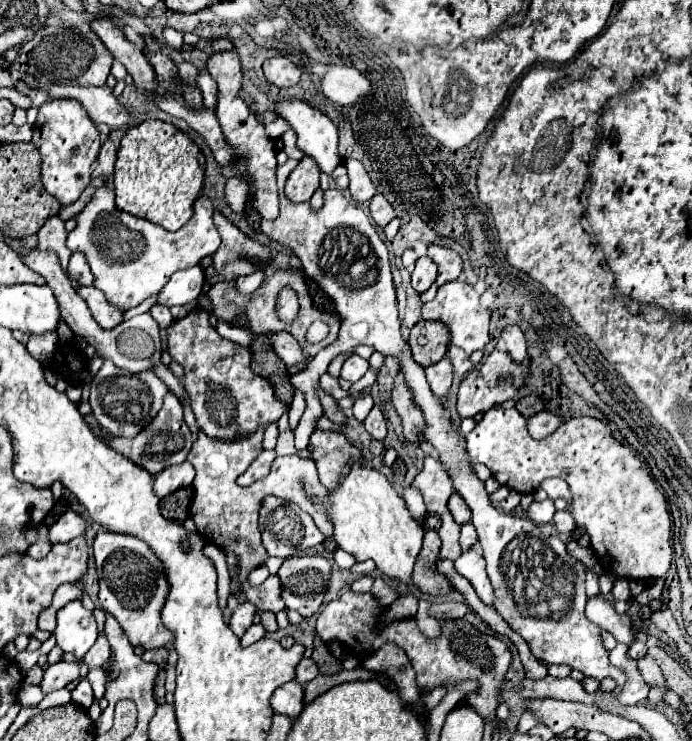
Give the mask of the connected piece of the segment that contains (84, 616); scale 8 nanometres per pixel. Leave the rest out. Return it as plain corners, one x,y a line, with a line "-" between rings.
76,599
58,609
54,637
62,651
68,651
76,659
82,659
86,651
94,645
96,635
96,619
88,609
84,609
82,601

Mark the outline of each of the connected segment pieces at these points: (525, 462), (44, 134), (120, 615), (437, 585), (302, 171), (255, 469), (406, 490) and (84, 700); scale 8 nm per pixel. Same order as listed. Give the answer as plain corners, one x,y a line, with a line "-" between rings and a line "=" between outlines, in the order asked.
496,407
496,409
490,409
488,413
484,413
482,421
478,421
476,427
472,429
472,433
466,437
466,451
468,451
468,457
470,457
470,459
474,459
474,461
478,461
478,463
484,463
484,465
492,471
494,479
498,479
500,485
510,487
510,489
514,489
514,491
518,491
518,493
534,493
534,491
540,489
540,483
542,483
544,479
548,479
548,477
562,477
562,479
570,485
570,491
572,491
572,497
574,497
572,517
576,519
576,525
586,527
588,535
590,535
590,539
592,539
592,541
590,541
590,543
592,543
592,551
594,551
596,559
600,561
600,565
604,567
604,571
614,573
614,575
624,577
624,579
662,577
662,575
668,571
670,561
672,561
672,543
670,543
670,541
672,541
672,537
670,537
672,525
670,525
670,513
668,513
666,497
658,487
656,481
652,478
649,470
644,469
640,457
638,457
630,447
622,445
622,443
612,435
612,431
608,429
608,425
606,425
604,421
600,421
600,419
596,419
596,417
574,417
574,419
564,421
564,423
560,425
560,429
554,431
550,437
538,441
538,439
532,439
532,437
530,437
530,433
528,433
528,421
526,421
526,417
524,417
518,409
502,409
502,407
=
48,99
38,109
38,119
34,123
32,143
42,155
42,183
50,195
54,195
64,207
78,201
82,191
90,183
90,165
100,151
100,133
94,121
88,117
86,109
74,99
=
100,531
94,537
92,549
100,579
100,607
114,615
132,645
144,645
146,649
168,645
172,633
160,621
160,605
164,605
164,597
168,595
168,583
156,555
148,551
144,541
112,531
=
428,529
424,535
424,545
422,551
416,559
414,565
414,573
412,573
412,581
420,587
422,593
430,593
430,595
444,595
452,589
452,585
448,583
448,579
444,575
440,575
434,567
436,559
438,559
438,549
440,549
440,537
436,531
=
304,155
286,181
286,197
290,197
294,203
310,201
314,191
320,187
320,173
322,171
316,161
=
262,451
254,461
252,465
238,477
238,483
240,485
252,485
254,481
258,479
264,479
268,473
270,473
270,465
274,461
274,451
=
400,487
400,491
402,491
402,495
404,495
404,501
406,501
406,505
408,505
408,511
410,511
412,517
420,523
420,521
424,519
424,515
426,515
426,505
424,505
424,501
422,501
422,497
420,497
420,491
416,491
416,489
412,489
412,487
=
85,679
81,680
78,687
72,691
72,703
80,705
82,709
88,709
92,705
92,701
94,701
94,695
92,695
90,683

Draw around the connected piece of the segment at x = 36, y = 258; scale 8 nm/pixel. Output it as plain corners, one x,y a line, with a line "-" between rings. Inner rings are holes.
24,249
22,251
22,259
24,259
24,263
30,269
34,269
36,273
40,273
46,279
46,283
52,287
52,291
56,293
56,297
60,301
60,309
64,313
64,321
68,323
68,327
74,331
76,337
82,337
88,345
94,347
94,351
96,351
98,357
110,359
116,367
128,369
130,373
140,373
140,371
152,369
154,363
160,361
162,343
160,343
160,337
158,337
158,323
154,321
154,317
150,313
136,315
130,321
124,321
124,323
120,323
114,329
102,329
94,321
88,305
74,291
68,275
60,269
54,253
38,253
38,249

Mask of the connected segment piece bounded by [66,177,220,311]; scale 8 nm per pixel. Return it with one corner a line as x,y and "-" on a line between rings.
112,177
106,181
98,179
94,185
96,189
92,199
74,217
76,227
68,233
66,247
70,251
84,253
94,275
94,287
106,293
106,299
114,307
126,311
140,305
144,299
158,293
158,287
162,287
172,277
172,273
194,267
202,257
216,253
220,235
212,221
214,205
210,197
200,195
194,203
192,219
182,229
170,233
148,219
120,211
114,205

